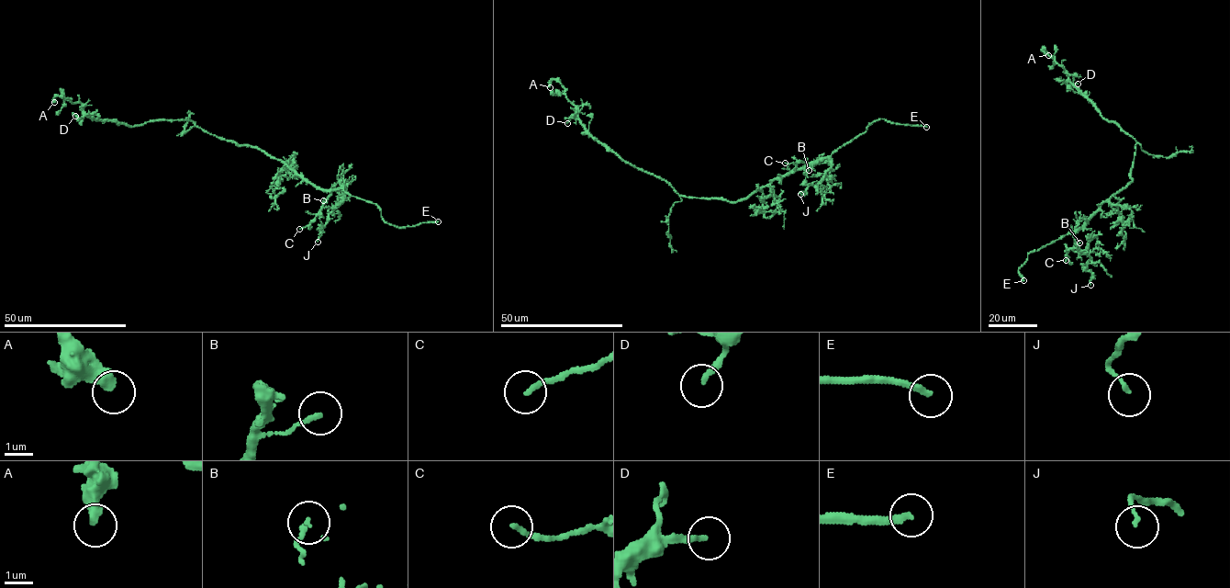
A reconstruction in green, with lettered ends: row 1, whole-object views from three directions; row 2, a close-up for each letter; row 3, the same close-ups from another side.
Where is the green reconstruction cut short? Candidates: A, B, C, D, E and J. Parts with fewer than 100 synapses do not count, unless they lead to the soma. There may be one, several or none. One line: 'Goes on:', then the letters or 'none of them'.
Goes on: E

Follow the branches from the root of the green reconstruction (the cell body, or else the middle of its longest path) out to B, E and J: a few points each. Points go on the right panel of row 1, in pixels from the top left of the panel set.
B: (1132, 179), (1127, 186), (1104, 200), (1083, 226), (1075, 231), (1075, 243), (1079, 243)
E: (1132, 179), (1127, 186), (1104, 200), (1079, 230), (1030, 252), (1019, 269), (1023, 280)
J: (1132, 179), (1104, 200), (1083, 226), (1071, 231), (1076, 247), (1090, 256), (1085, 269), (1092, 274), (1090, 285)

